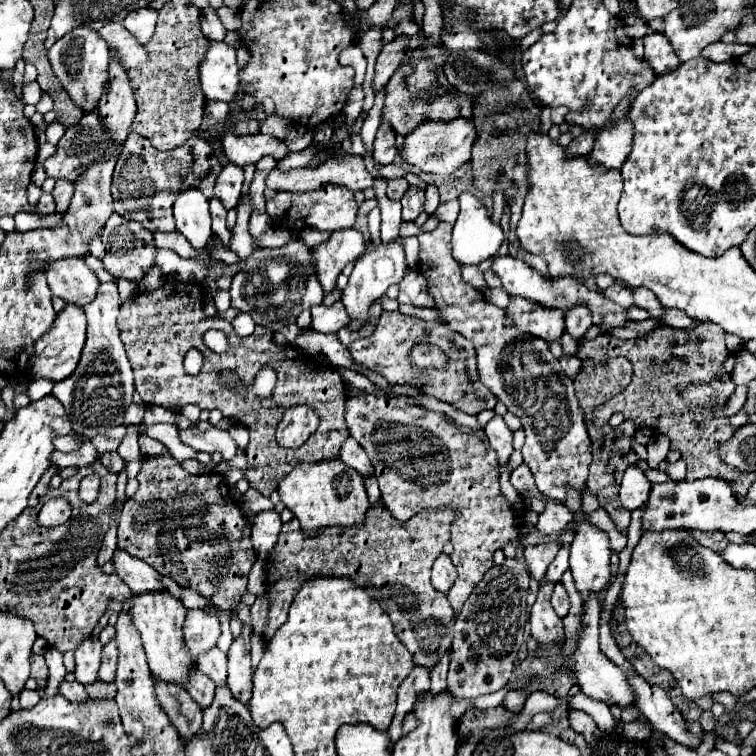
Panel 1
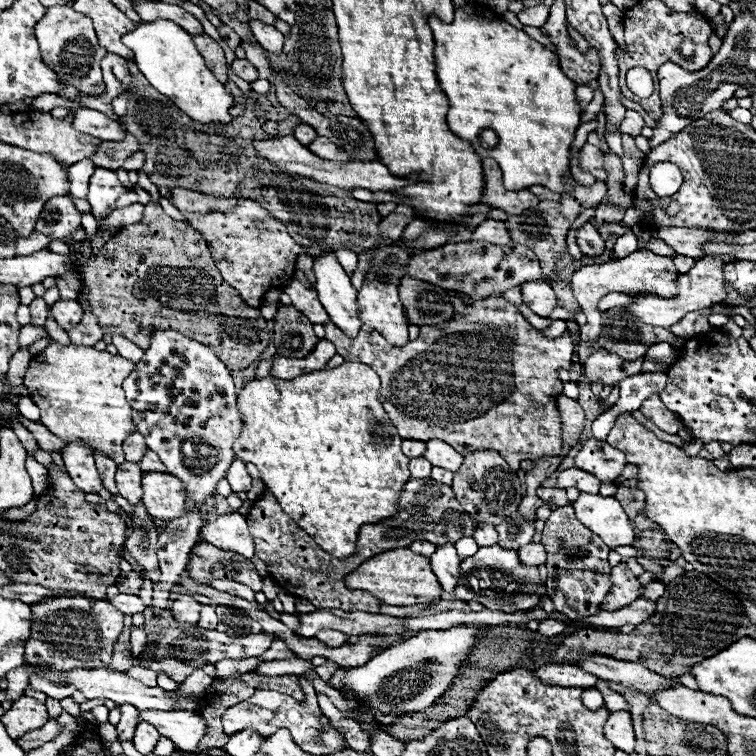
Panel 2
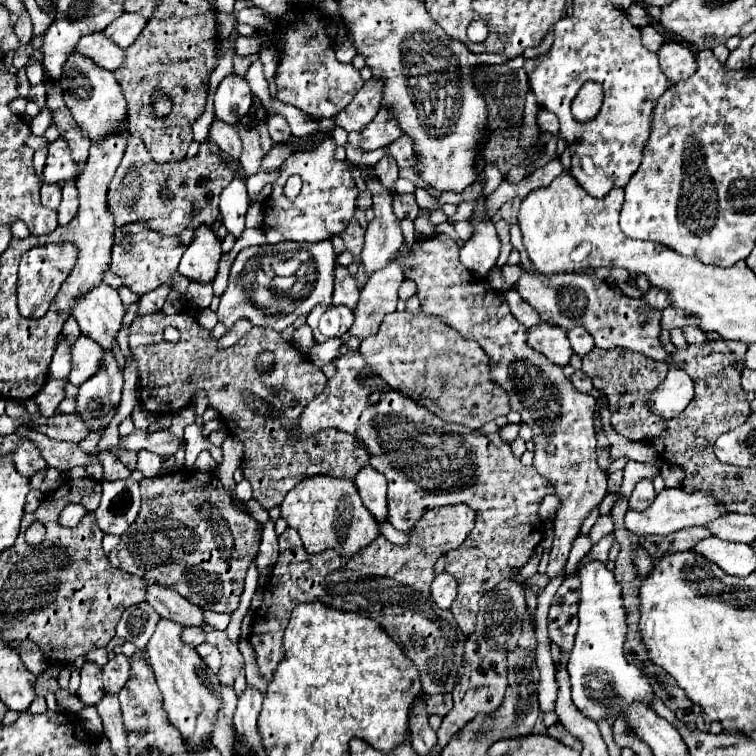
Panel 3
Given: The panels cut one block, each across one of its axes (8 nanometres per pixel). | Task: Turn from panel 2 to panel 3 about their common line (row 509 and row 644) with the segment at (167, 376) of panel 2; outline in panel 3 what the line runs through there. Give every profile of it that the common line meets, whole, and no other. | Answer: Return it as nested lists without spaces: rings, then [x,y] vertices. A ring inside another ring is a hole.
[[[190,626],[190,628],[184,628],[182,630],[182,640],[190,646],[198,646],[202,642],[206,642],[206,632],[202,628],[196,628],[196,626]]]

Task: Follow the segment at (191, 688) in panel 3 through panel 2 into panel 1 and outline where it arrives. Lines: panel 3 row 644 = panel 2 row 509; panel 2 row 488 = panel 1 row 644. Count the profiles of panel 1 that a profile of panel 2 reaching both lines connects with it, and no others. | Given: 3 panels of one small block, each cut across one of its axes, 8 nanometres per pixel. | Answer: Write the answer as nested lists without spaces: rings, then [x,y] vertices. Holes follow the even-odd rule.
[[[152,592],[152,594],[138,594],[132,596],[132,616],[134,626],[142,636],[142,644],[148,656],[148,664],[156,680],[172,682],[186,688],[188,676],[196,666],[196,660],[190,656],[184,638],[182,638],[182,624],[186,618],[186,608],[180,600],[176,600],[170,592]]]

